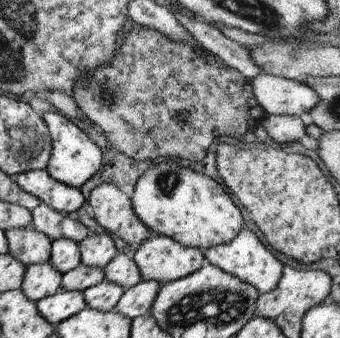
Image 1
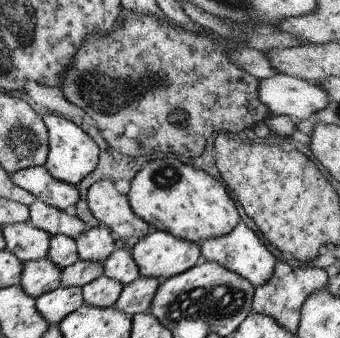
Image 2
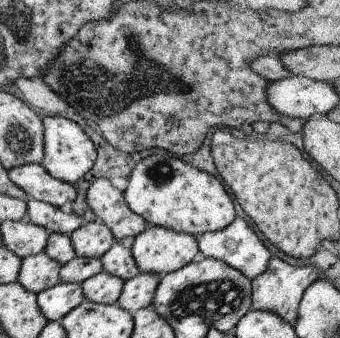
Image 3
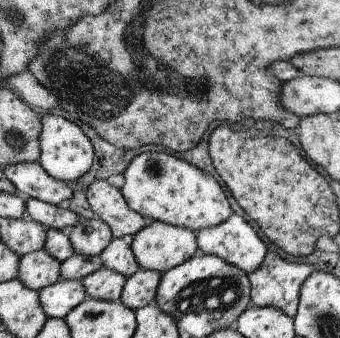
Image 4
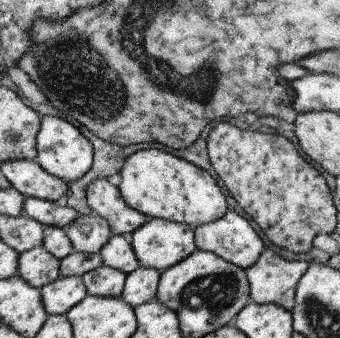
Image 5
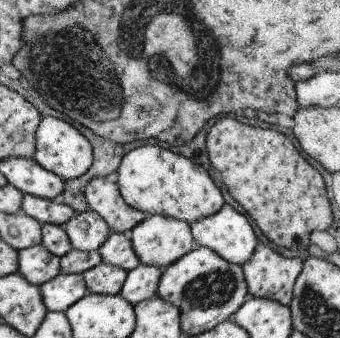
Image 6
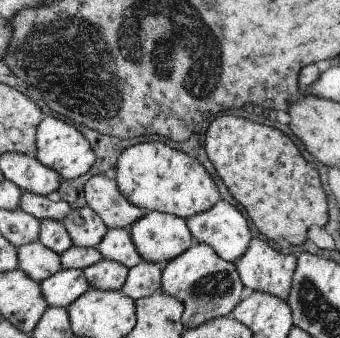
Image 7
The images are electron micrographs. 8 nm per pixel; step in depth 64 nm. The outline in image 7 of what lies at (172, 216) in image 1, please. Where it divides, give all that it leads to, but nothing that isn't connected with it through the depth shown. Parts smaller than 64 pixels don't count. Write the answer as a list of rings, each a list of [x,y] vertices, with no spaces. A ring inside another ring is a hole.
[[[143,142],[123,150],[115,166],[115,182],[119,186],[119,194],[123,194],[123,198],[133,206],[183,220],[211,210],[219,200],[211,176],[197,160],[171,150],[161,142]]]

